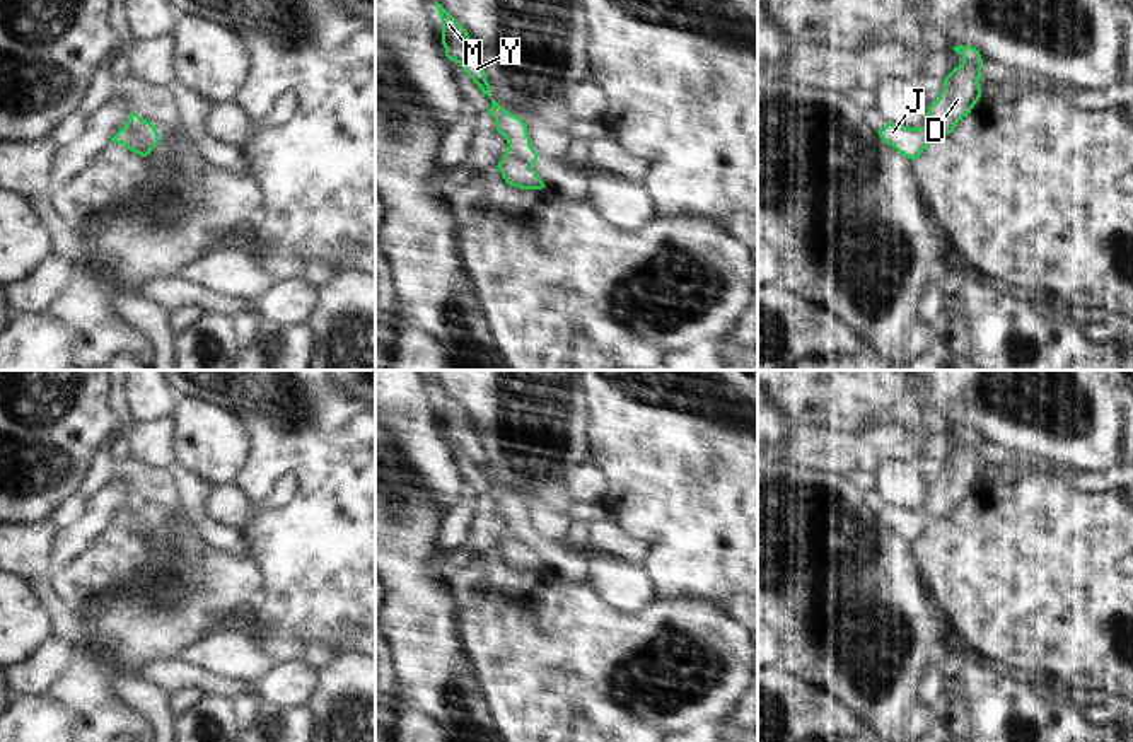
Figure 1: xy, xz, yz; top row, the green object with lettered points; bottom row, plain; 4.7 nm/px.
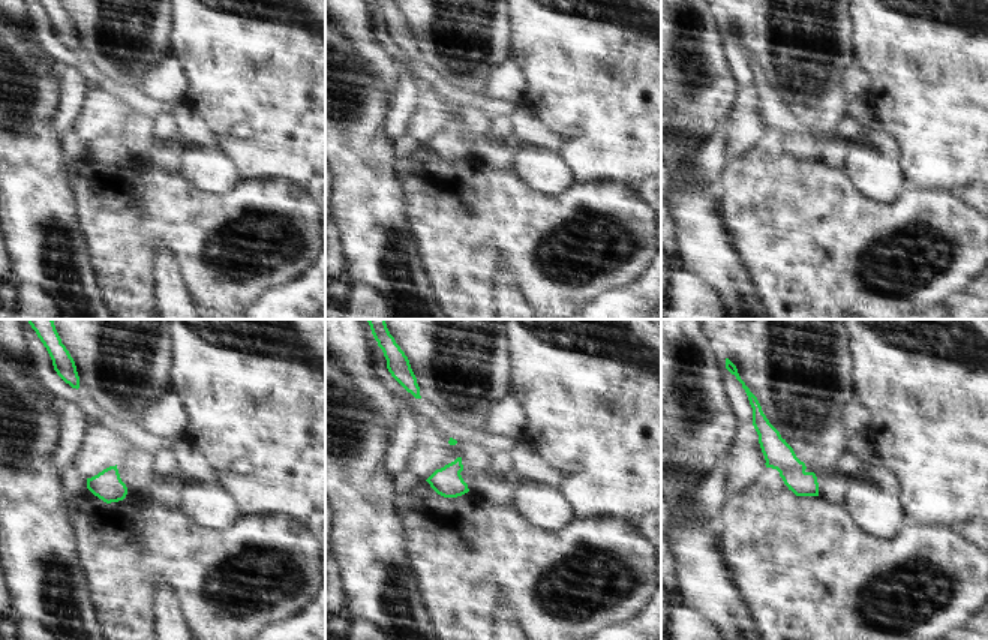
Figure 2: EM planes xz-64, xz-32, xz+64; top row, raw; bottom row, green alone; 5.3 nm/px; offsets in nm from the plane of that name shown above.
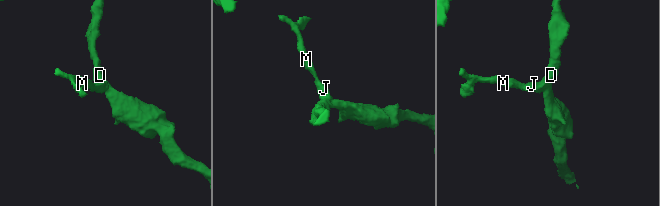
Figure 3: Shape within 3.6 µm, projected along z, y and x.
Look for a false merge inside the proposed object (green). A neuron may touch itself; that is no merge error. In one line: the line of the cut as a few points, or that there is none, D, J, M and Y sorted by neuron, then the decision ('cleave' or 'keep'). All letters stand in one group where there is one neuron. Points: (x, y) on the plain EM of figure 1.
cut in xz along (504, 539), (521, 539), (531, 550); D / J M Y; cleave

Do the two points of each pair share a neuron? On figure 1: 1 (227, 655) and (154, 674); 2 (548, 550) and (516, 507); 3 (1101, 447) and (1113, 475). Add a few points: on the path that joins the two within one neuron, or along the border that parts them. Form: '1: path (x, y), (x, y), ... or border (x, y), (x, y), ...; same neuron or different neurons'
1: border (178, 659), (227, 679); different neurons
2: path (536, 544), (519, 527), (517, 519); same neuron
3: border (1115, 464), (1096, 471), (1070, 468); different neurons

